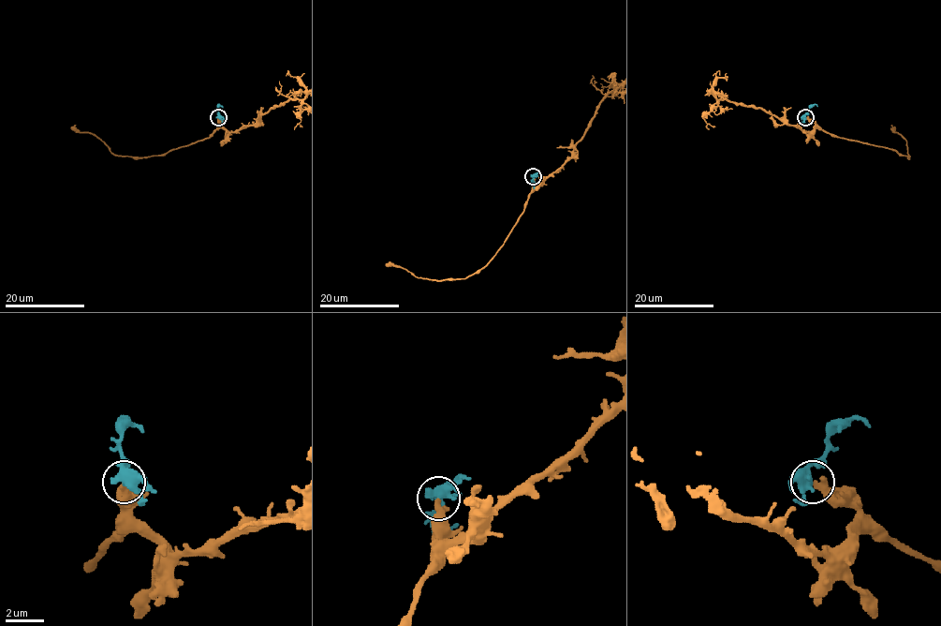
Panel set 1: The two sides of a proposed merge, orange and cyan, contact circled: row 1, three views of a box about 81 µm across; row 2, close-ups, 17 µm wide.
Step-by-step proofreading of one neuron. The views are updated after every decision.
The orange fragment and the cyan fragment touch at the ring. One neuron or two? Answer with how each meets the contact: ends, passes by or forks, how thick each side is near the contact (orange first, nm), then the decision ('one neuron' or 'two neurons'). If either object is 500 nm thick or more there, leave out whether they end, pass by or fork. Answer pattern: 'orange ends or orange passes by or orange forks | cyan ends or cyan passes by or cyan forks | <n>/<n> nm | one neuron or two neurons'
orange ends | cyan forks | 400/420 nm | two neurons

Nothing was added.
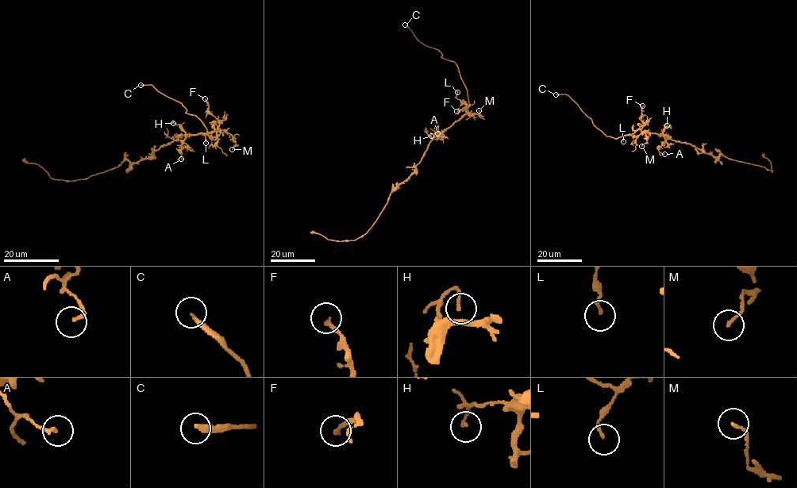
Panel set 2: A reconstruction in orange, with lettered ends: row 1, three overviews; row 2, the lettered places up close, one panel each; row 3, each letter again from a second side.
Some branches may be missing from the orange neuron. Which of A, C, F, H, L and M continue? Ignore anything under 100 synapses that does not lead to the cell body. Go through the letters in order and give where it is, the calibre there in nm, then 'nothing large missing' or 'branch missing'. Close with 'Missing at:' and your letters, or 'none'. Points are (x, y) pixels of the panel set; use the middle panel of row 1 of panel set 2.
A: place (437, 133); calibre 160 nm; nothing large missing
C: place (405, 24); calibre 240 nm; branch missing
F: place (456, 111); calibre 200 nm; nothing large missing
H: place (431, 136); calibre 140 nm; nothing large missing
L: place (457, 92); calibre 140 nm; nothing large missing
M: place (479, 110); calibre 140 nm; nothing large missing
Missing at: C

